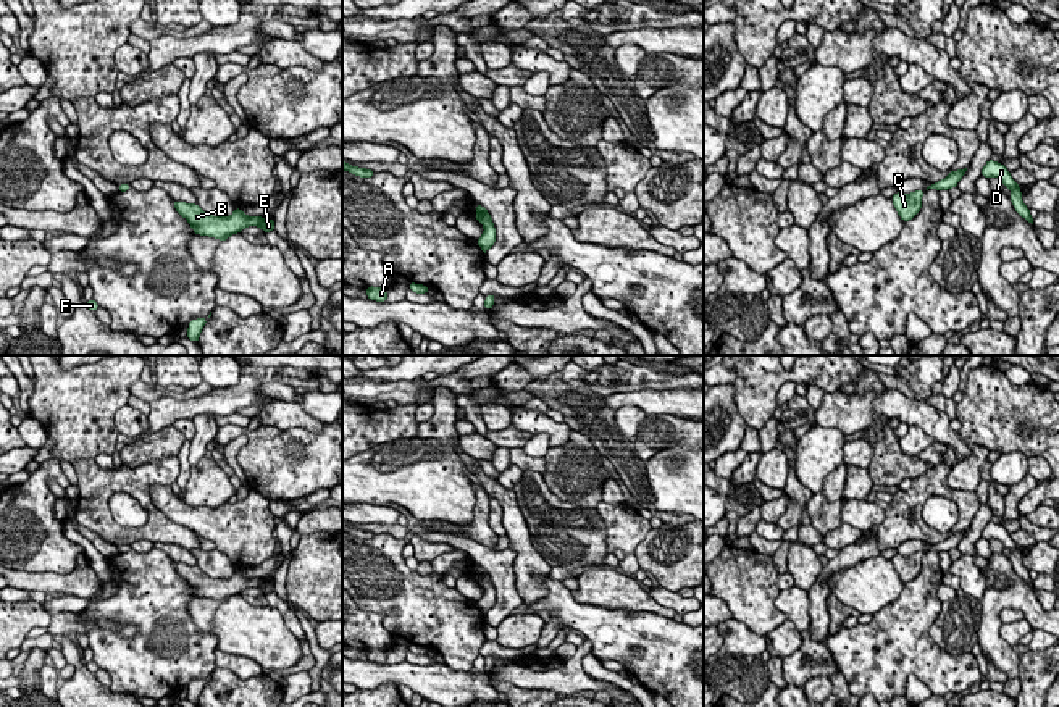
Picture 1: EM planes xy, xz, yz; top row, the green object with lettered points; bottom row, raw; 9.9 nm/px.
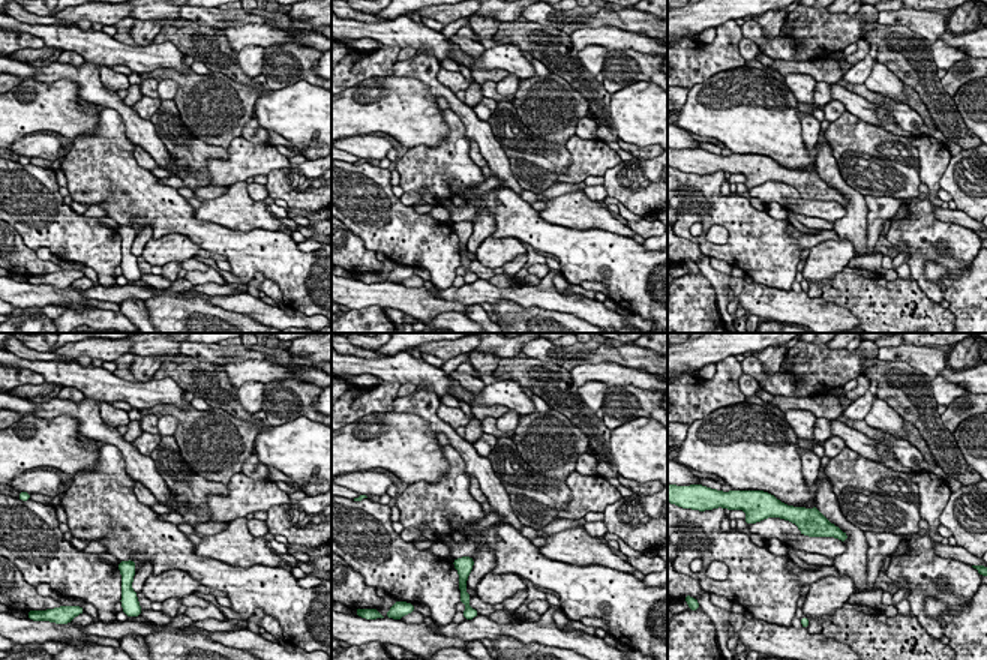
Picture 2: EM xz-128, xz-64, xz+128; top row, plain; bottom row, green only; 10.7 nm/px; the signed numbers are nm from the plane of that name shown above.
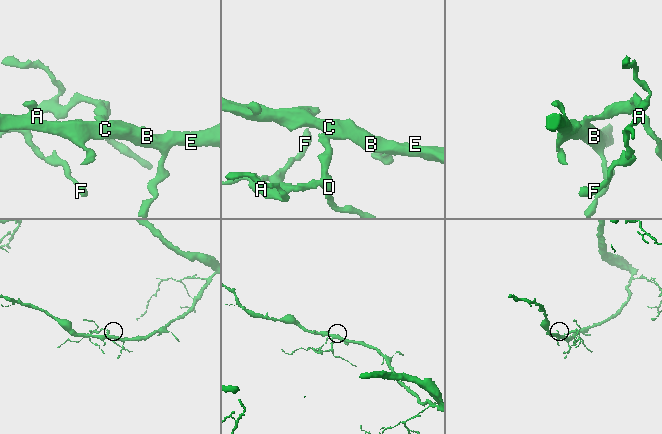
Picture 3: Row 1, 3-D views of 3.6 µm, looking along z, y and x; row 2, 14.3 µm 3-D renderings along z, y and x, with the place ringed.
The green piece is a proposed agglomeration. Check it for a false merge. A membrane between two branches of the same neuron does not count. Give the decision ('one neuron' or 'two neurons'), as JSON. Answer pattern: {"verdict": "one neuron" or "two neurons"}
{"verdict": "one neuron"}

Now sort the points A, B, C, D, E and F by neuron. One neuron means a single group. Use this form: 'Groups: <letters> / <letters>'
Groups: A B C D E F

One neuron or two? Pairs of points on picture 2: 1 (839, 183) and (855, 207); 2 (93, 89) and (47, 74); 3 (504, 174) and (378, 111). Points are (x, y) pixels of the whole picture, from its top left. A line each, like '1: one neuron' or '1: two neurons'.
1: one neuron
2: one neuron
3: two neurons

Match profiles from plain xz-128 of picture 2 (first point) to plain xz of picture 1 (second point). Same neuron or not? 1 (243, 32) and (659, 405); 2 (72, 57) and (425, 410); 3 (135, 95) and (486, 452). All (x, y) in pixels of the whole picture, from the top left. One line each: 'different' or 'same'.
1: same
2: same
3: different

